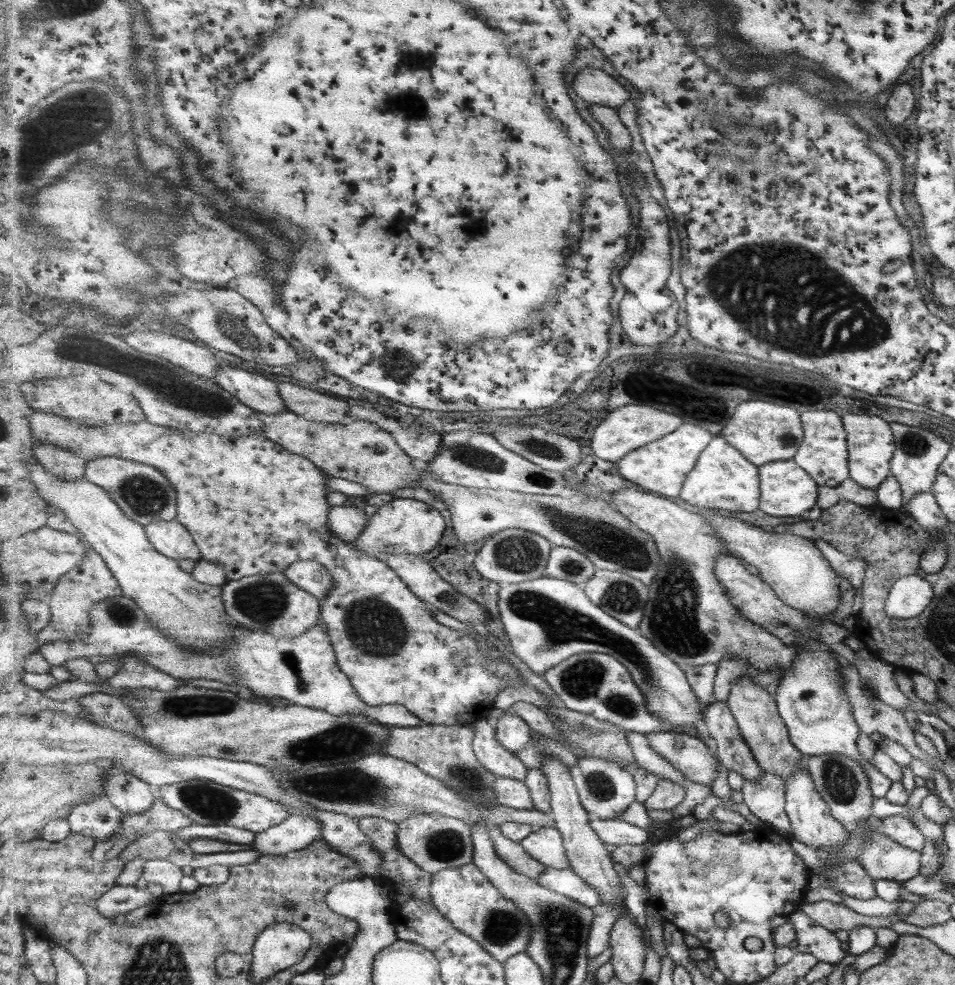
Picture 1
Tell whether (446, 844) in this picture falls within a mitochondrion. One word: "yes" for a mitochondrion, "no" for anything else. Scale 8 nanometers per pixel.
yes

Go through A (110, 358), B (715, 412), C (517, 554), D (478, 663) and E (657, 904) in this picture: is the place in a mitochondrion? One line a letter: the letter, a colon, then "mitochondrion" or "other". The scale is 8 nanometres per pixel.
A: mitochondrion
B: other
C: mitochondrion
D: other
E: other

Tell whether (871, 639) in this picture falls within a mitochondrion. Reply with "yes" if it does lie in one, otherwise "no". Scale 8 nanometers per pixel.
no

